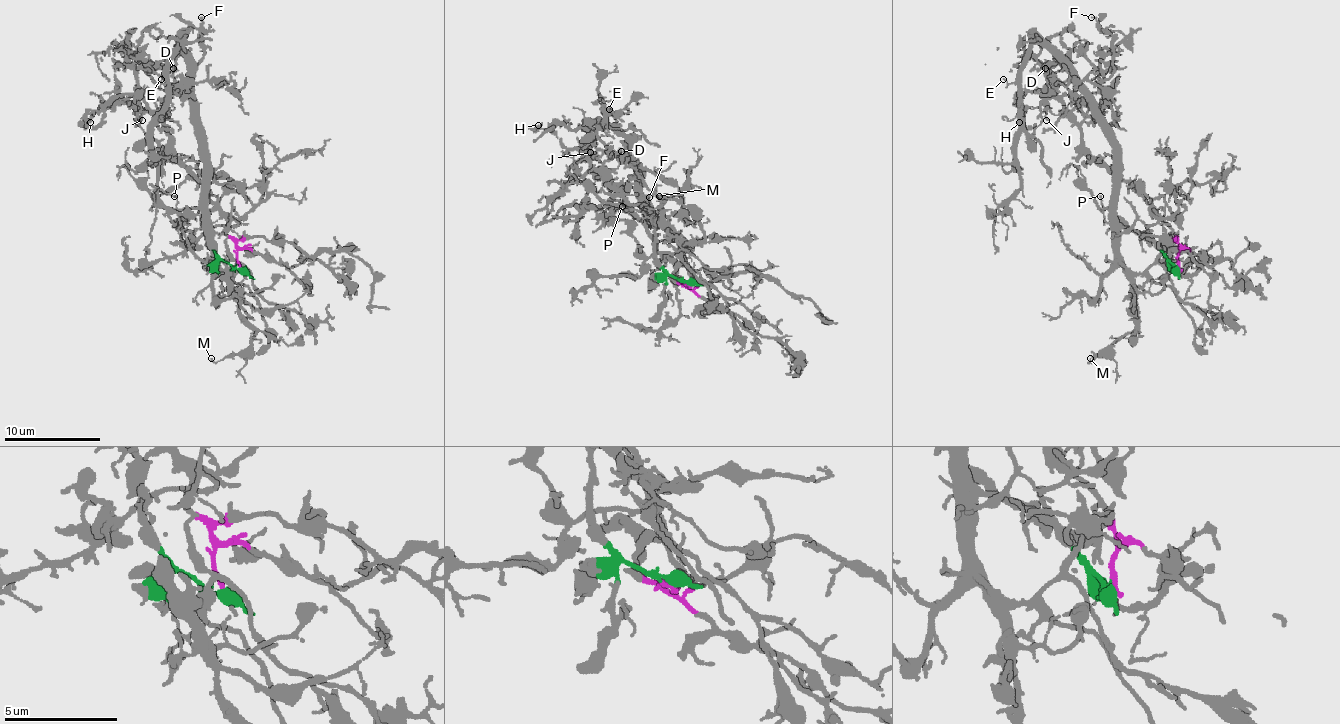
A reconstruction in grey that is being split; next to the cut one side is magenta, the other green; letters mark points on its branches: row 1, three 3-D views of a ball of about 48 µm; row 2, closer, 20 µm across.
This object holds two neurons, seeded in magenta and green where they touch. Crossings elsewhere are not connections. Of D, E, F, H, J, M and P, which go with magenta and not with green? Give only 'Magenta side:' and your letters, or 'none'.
Magenta side: D, F, H, J

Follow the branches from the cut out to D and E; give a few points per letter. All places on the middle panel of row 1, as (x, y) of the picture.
D: (687, 286), (675, 279), (675, 266), (656, 247), (644, 221), (586, 153), (586, 160), (598, 151), (622, 151)
E: (687, 283), (677, 281), (656, 257), (656, 223), (641, 204), (641, 168), (617, 131), (610, 110)

